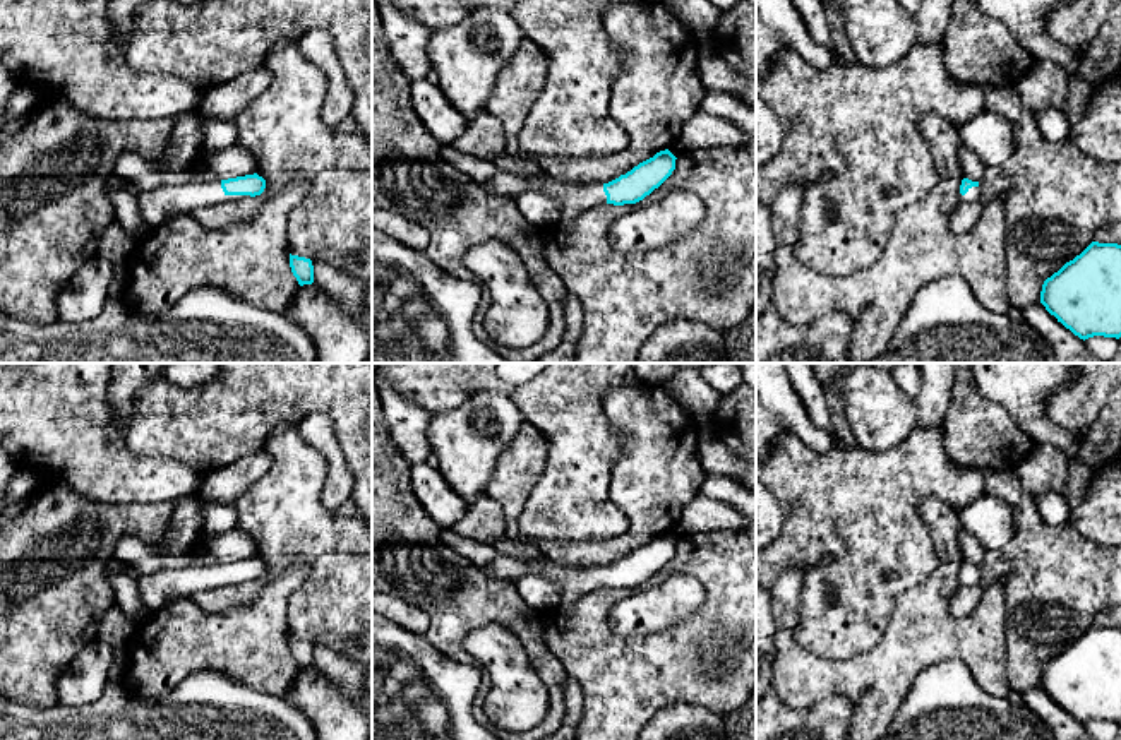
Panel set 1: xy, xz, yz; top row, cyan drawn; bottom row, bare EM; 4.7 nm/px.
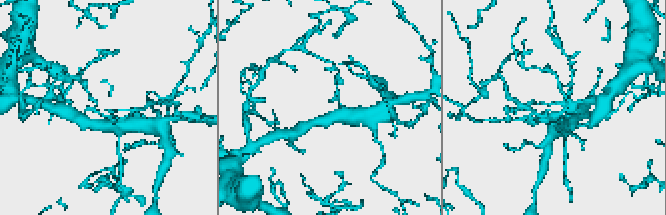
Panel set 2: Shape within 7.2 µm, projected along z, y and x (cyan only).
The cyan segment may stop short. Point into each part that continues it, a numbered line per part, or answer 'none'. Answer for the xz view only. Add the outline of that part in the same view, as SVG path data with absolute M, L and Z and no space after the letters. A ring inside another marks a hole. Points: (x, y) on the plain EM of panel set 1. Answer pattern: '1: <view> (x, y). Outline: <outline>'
1: xz (573, 581). Outline: M497 553L489 567L489 574L509 581L516 581L523 576L540 576L555 582L560 589L555 610L560 613L571 613L584 593L607 588L603 567L572 567L549 557L526 560Z

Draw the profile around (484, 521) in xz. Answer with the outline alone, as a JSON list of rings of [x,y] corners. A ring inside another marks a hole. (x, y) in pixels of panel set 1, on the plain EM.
[[[482,495],[468,505],[468,510],[453,529],[478,543],[490,545],[501,555],[540,560],[545,555],[538,545],[523,534],[511,534],[502,507],[490,497]]]

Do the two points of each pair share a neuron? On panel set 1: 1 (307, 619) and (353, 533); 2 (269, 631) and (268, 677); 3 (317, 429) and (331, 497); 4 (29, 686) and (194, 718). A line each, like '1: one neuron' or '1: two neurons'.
1: one neuron
2: one neuron
3: one neuron
4: two neurons

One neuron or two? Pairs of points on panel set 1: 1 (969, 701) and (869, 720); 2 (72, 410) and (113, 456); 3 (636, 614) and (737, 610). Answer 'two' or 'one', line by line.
1: two
2: one
3: two

